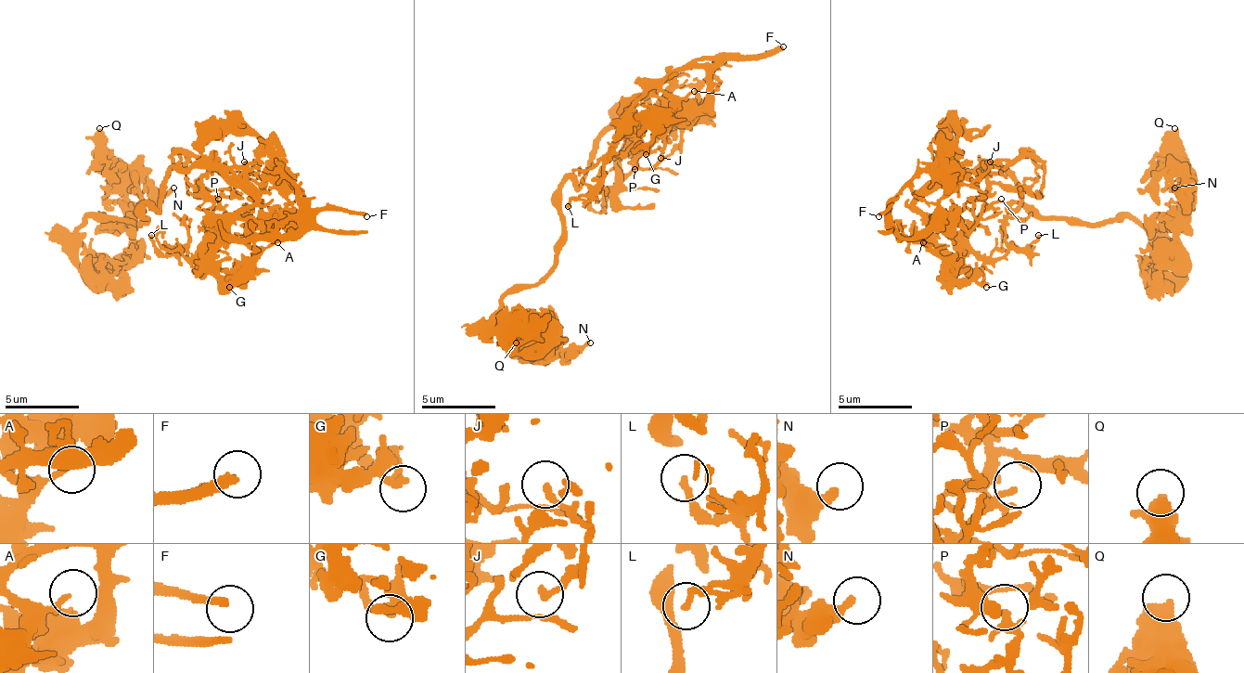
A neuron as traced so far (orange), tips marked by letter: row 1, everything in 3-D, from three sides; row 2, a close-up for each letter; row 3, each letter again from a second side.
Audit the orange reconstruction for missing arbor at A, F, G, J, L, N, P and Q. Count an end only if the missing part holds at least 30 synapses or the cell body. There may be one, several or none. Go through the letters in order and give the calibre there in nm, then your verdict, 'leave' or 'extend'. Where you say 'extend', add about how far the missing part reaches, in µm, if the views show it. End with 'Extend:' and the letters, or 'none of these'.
A: 160 nm | leave
F: 150 nm | extend | 160 µm
G: 240 nm | leave
J: 130 nm | leave
L: 200 nm | leave
N: 300 nm | leave
P: 170 nm | leave
Q: 650 nm | leave
Extend: F

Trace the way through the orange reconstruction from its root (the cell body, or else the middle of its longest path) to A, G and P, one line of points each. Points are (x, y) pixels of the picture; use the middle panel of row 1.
A: (575, 187), (590, 150), (612, 128), (627, 128), (668, 84), (646, 95), (653, 87), (683, 98), (694, 91)
G: (575, 187), (590, 165), (590, 150), (612, 128), (627, 128), (668, 84), (634, 106), (646, 154)
P: (575, 187), (590, 150), (612, 128), (675, 113), (679, 124), (642, 135), (634, 169)

